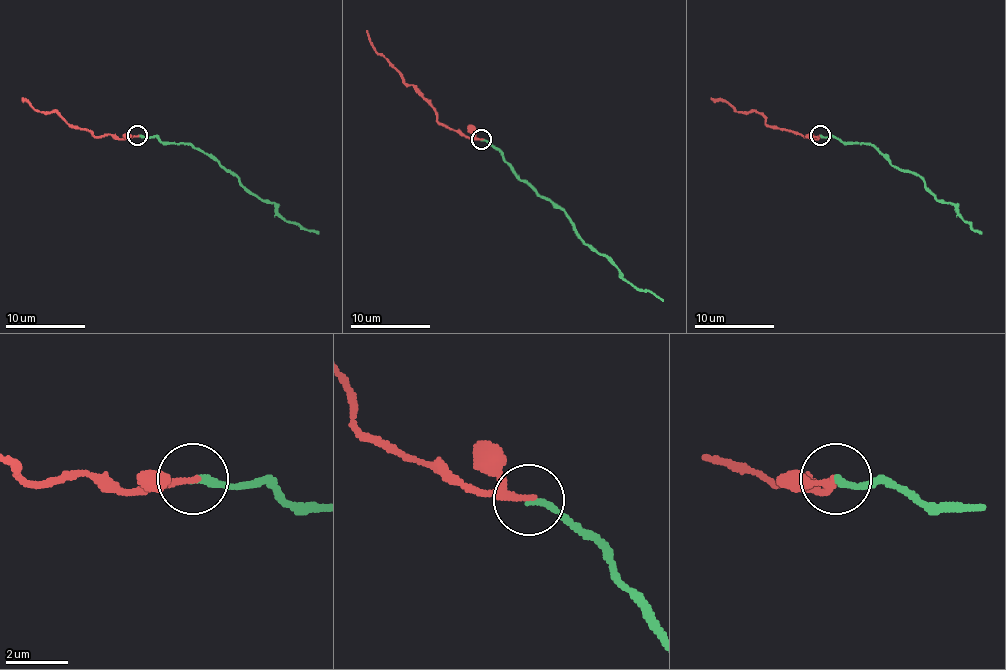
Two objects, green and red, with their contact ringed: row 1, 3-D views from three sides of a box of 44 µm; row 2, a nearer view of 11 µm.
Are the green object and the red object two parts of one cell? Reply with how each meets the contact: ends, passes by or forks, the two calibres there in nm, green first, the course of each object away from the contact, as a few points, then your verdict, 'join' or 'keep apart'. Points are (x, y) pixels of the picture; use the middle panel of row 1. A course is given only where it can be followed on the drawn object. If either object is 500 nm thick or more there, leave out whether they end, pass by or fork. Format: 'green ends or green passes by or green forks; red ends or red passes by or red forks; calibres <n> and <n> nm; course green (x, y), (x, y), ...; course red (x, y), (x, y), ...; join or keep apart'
green ends; red passes by; calibres 200 and 160 nm; course green (482, 139), (498, 151), (510, 169), (566, 213), (576, 233), (606, 257), (624, 279), (654, 293), (662, 301); course red (482, 139), (464, 137), (440, 123), (434, 107), (374, 49), (366, 31); join

